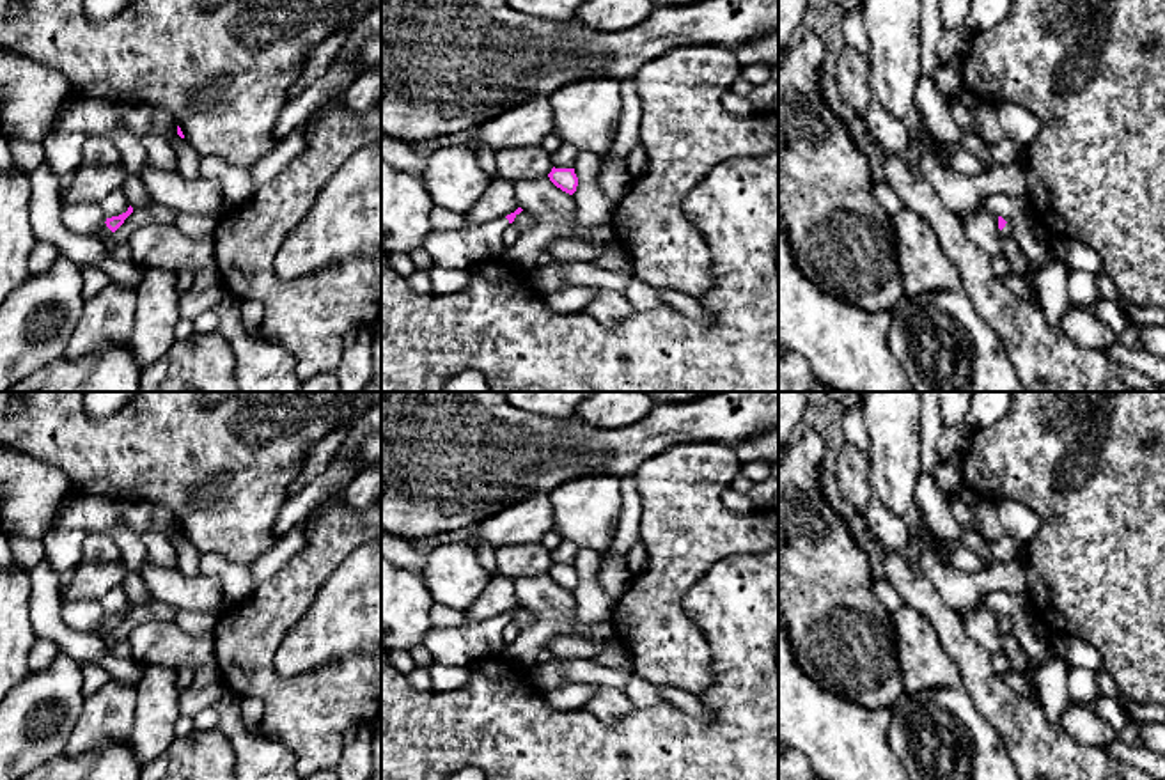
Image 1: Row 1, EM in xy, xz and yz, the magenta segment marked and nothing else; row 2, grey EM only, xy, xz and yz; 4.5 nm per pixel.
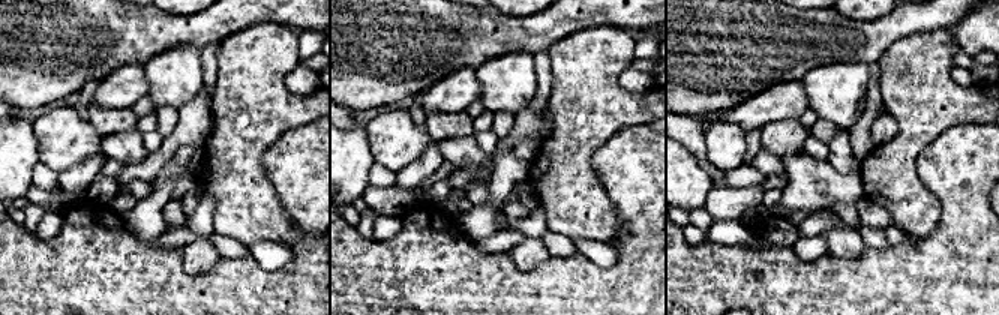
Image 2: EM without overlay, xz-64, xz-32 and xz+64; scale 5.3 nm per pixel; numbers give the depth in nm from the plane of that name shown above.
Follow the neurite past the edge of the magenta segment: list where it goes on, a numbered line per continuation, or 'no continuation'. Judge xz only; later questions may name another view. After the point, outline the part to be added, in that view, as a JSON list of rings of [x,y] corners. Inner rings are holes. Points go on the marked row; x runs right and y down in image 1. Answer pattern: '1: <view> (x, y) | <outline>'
1: xz (447, 249) | [[[507,218],[463,230],[431,230],[422,250],[434,268],[470,269],[477,262],[502,255],[502,232],[509,227]]]

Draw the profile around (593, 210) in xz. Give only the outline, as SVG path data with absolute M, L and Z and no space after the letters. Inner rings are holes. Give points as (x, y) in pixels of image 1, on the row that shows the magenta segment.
M578 151L578 158L575 161L575 174L578 177L576 191L573 193L576 211L576 236L575 239L590 243L590 234L601 227L610 225L615 202L606 199L598 184L598 172L601 167L601 156L590 151Z

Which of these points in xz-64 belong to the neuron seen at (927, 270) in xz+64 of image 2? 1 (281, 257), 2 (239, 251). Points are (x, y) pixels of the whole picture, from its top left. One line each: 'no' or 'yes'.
1: no
2: no

